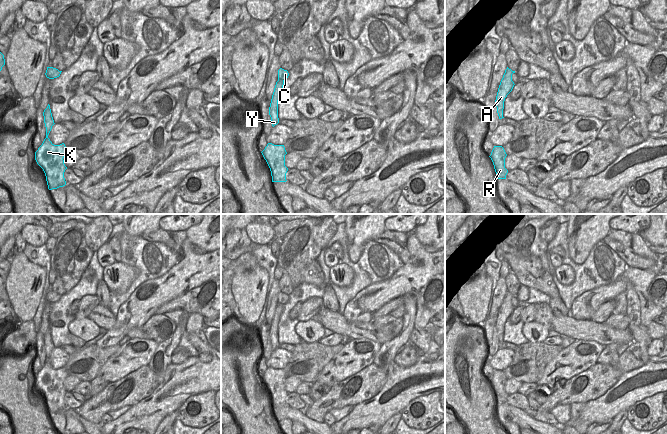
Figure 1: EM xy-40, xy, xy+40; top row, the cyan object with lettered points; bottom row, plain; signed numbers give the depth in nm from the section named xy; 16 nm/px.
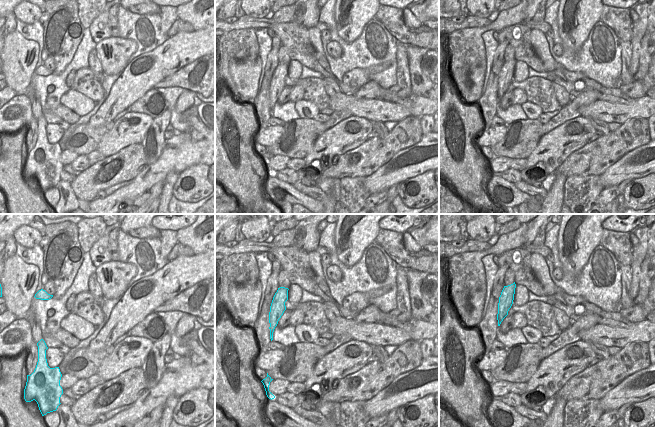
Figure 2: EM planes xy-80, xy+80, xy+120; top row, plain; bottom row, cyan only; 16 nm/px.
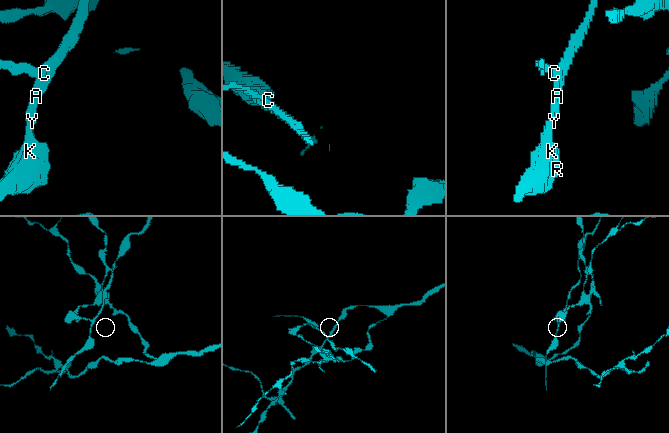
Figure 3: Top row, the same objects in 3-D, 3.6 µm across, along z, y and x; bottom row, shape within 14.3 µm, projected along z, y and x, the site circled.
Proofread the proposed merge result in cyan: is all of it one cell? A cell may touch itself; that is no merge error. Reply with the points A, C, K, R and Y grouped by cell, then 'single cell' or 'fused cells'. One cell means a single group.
A K R Y / C; fused cells

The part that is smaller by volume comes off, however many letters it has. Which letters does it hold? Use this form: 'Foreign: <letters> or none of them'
Foreign: A, K, R, Y

